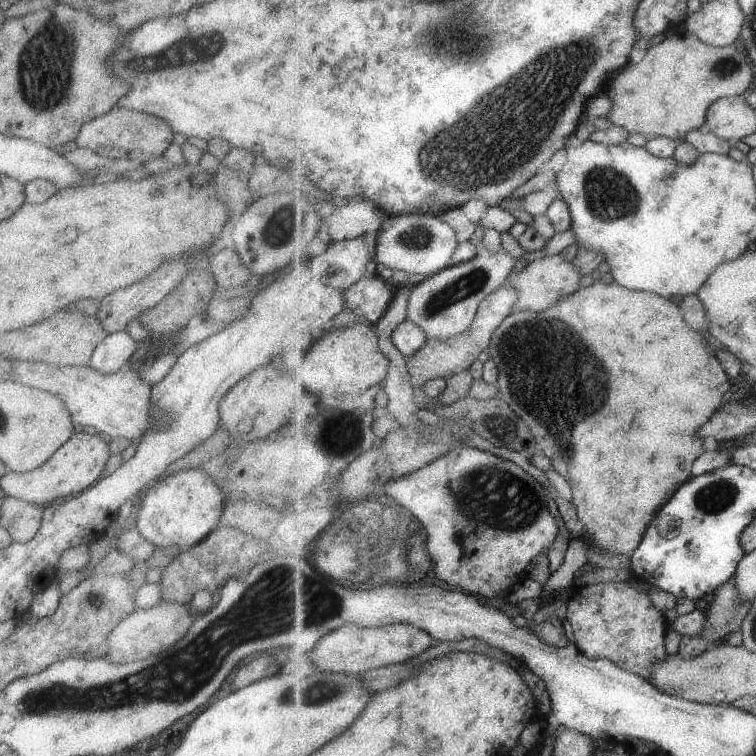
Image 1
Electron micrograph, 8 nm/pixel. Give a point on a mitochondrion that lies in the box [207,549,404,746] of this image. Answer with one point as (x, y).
(317, 694)

